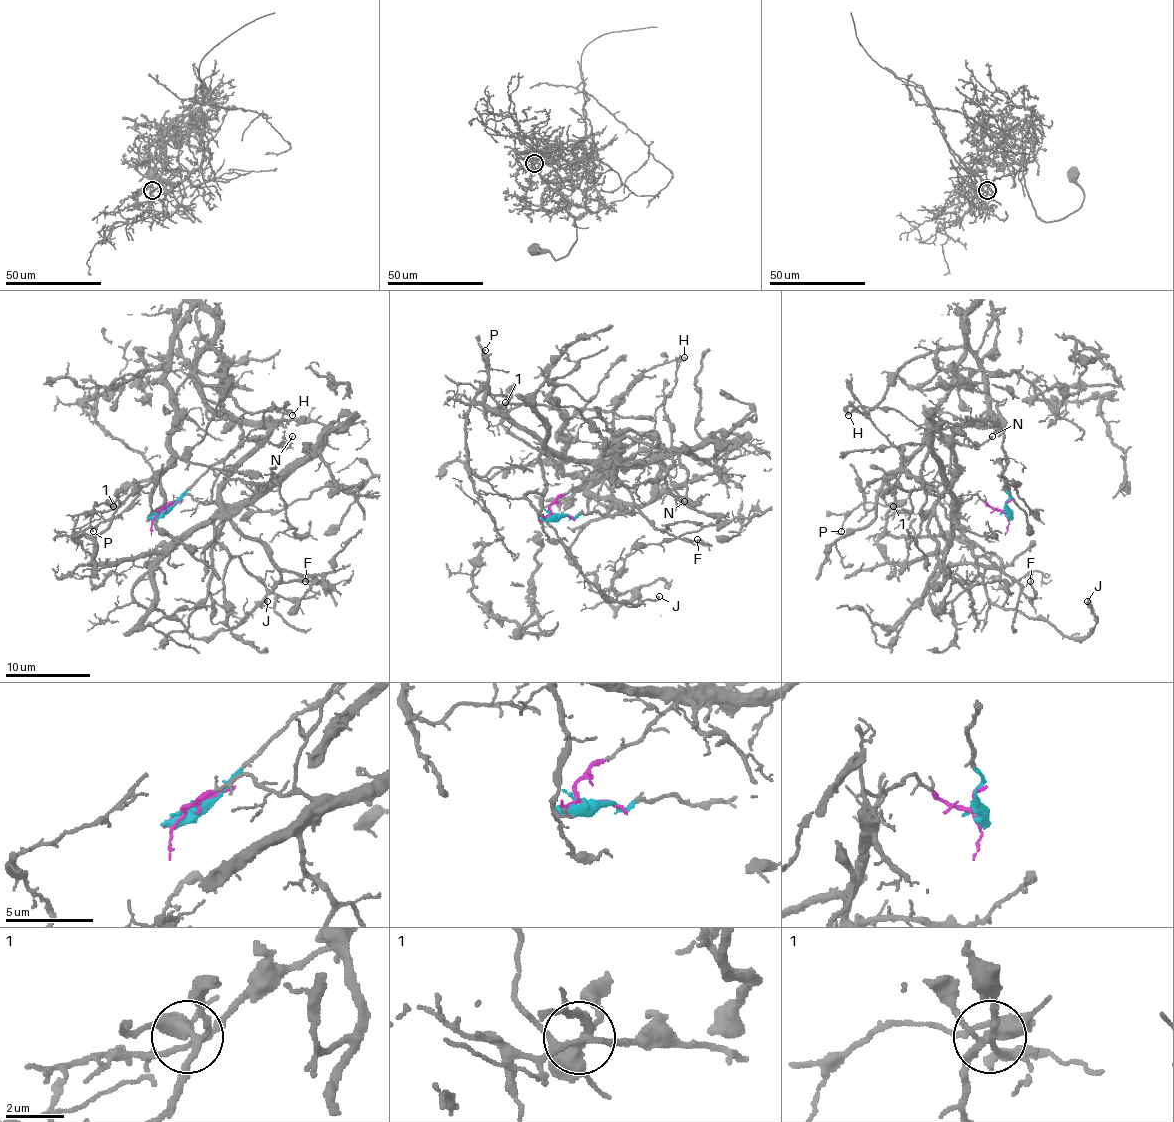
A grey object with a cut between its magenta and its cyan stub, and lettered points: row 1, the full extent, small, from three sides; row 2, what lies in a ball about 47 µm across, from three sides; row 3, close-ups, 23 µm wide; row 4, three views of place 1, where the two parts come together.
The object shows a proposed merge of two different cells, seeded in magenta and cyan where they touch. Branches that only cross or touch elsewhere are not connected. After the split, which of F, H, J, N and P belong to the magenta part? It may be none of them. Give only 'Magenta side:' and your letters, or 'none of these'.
Magenta side: F, J, P

